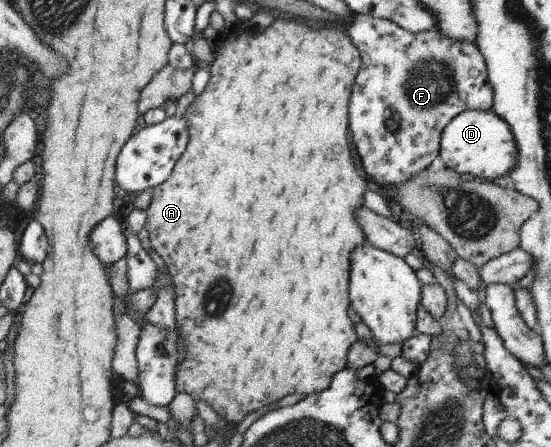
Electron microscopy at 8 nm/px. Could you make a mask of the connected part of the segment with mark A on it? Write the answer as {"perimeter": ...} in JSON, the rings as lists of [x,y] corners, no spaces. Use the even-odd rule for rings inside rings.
{"perimeter":[[[286,16],[275,20],[263,33],[247,30],[242,23],[231,29],[233,32],[222,33],[215,50],[215,60],[209,65],[209,83],[184,114],[188,131],[186,150],[177,160],[169,178],[151,190],[153,199],[147,208],[144,225],[149,231],[151,249],[163,259],[173,280],[176,328],[187,349],[185,361],[181,362],[176,373],[176,393],[188,393],[195,403],[206,402],[232,427],[243,422],[250,413],[288,395],[313,395],[329,388],[333,376],[347,368],[349,350],[358,341],[355,325],[348,316],[350,258],[353,250],[365,243],[364,233],[357,225],[354,213],[364,204],[369,183],[359,176],[349,150],[347,102],[362,59],[347,32],[337,27],[309,28],[299,20],[290,19]]]}

